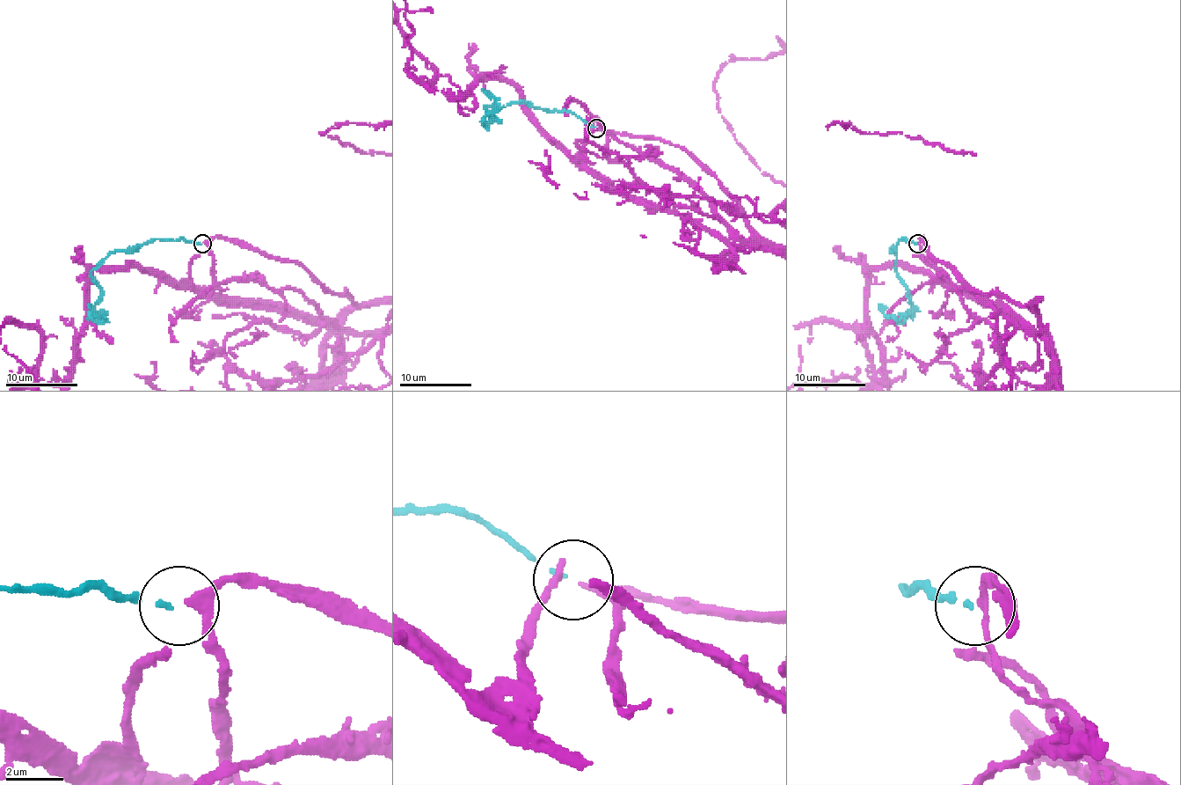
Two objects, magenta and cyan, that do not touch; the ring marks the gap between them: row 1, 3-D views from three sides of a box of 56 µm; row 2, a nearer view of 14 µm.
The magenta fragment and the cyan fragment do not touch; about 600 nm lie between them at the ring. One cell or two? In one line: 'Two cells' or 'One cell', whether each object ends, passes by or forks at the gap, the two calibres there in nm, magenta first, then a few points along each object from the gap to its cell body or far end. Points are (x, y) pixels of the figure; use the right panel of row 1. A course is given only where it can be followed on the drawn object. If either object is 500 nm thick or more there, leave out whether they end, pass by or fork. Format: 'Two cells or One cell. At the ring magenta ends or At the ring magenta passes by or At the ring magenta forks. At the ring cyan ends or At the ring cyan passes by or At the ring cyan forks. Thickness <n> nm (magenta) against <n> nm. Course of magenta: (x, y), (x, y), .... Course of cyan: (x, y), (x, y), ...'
One cell. At the ring magenta passes by. At the ring cyan ends. Thickness 200 nm (magenta) against 140 nm. Course of cyan: (916, 244), (900, 238), (893, 247), (896, 271), (907, 289), (911, 311), (900, 320), (893, 319), (878, 304)

